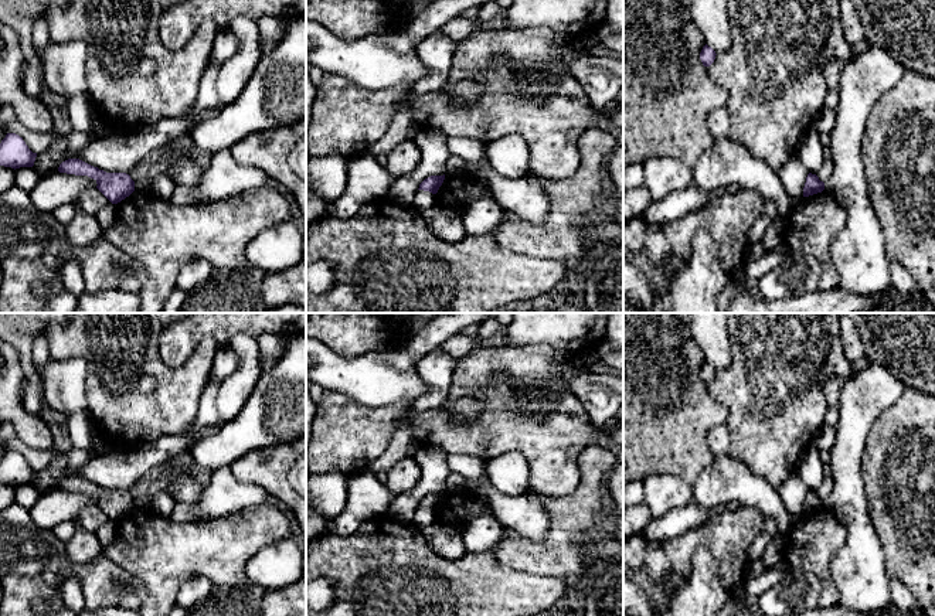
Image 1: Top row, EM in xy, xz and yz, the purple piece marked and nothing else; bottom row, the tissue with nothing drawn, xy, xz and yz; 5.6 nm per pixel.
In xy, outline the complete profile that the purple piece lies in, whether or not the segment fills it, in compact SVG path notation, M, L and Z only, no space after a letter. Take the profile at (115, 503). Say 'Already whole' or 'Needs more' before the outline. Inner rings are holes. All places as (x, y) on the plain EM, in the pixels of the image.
Already whole. M68 476L58 484L60 490L88 493L96 498L96 506L112 520L118 521L135 508L135 498L126 490L106 490L79 476Z

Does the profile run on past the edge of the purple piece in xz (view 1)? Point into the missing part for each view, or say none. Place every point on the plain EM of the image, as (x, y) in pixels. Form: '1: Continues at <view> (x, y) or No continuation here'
1: No continuation here

